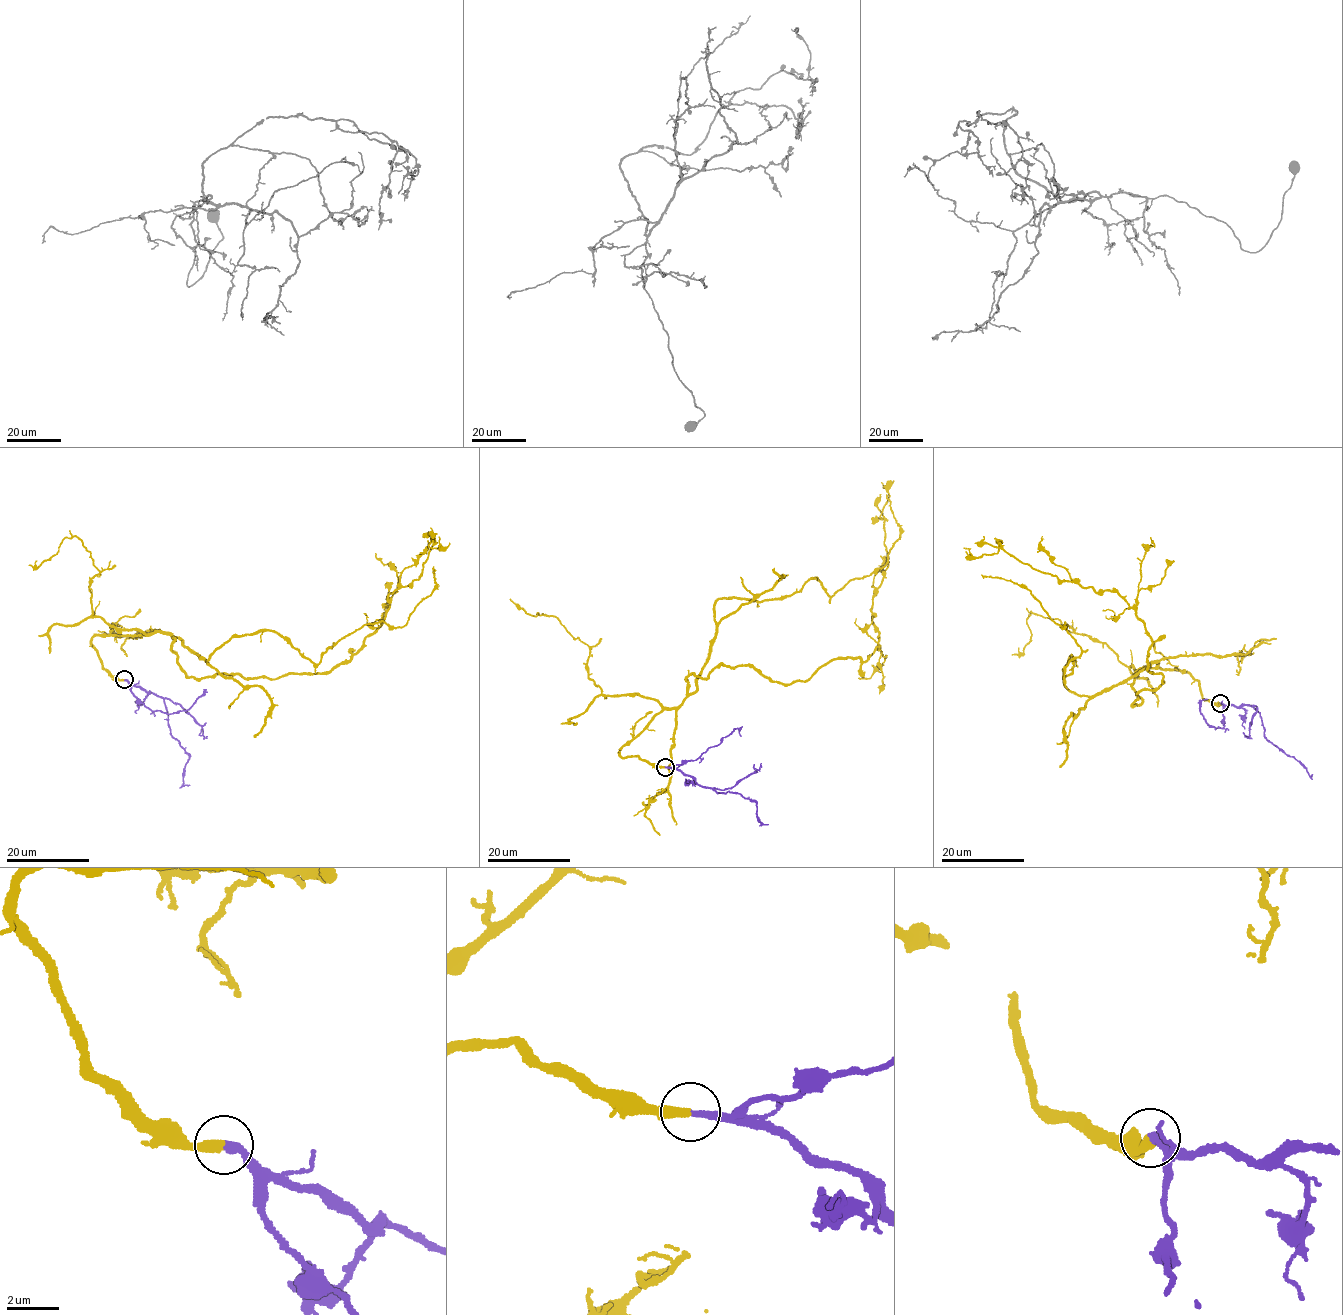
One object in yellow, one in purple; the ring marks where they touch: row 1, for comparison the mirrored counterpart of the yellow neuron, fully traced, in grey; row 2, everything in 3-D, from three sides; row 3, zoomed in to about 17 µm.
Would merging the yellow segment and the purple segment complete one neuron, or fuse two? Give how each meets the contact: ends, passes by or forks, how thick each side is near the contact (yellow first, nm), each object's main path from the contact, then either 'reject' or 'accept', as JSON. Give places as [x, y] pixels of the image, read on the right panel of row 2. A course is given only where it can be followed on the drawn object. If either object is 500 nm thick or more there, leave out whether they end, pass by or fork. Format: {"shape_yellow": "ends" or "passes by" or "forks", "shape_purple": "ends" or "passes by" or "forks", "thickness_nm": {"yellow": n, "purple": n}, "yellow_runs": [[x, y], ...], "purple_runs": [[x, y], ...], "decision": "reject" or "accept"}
{"shape_yellow": "ends", "shape_purple": "ends", "thickness_nm": {"yellow": 360, "purple": 280}, "yellow_runs": [[1220, 703], [1157, 660], [1132, 704], [1163, 675], [1117, 593], [963, 547]], "purple_runs": [[1220, 703], [1254, 708], [1259, 712], [1264, 736], [1298, 760], [1310, 776], [1312, 774]], "decision": "accept"}

